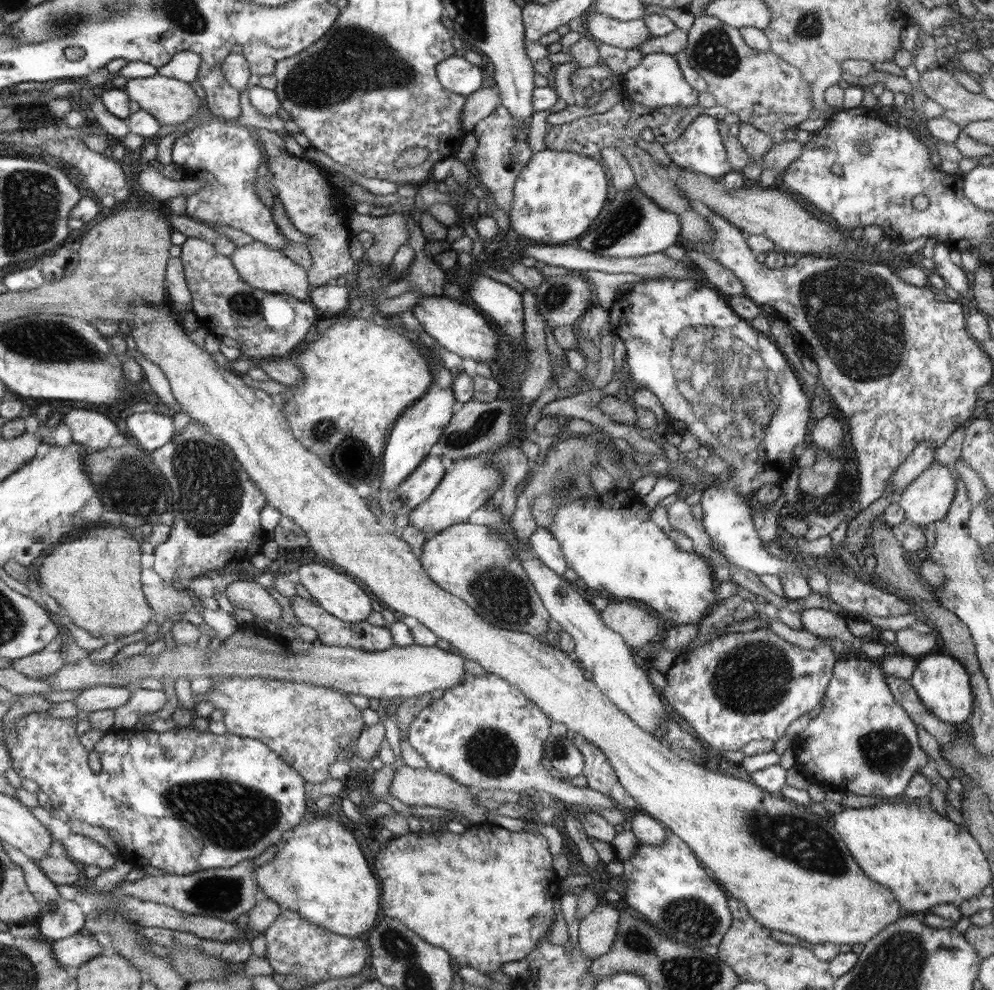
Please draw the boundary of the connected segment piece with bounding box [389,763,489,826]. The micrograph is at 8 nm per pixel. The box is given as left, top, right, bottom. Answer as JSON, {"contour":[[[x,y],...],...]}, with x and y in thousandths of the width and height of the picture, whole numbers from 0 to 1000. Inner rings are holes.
{"contour":[[[403,771],[397,778],[391,801],[407,813],[451,818],[471,826],[473,828],[471,834],[480,834],[489,830],[487,822],[492,819],[482,813],[482,808],[478,808],[476,799],[473,795],[462,792],[461,789],[455,788],[455,785],[449,784],[447,781],[436,779],[433,776],[414,776]]]}

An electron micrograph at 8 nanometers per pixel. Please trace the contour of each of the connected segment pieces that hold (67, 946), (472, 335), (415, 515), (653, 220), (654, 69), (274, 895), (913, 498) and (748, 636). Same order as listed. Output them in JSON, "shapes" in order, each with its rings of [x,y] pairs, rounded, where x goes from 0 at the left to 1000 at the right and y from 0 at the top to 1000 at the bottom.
{"shapes":[[[[79,941],[74,943],[74,945],[50,953],[52,953],[52,959],[54,959],[55,969],[64,978],[73,977],[75,980],[81,974],[95,969],[97,965],[101,965],[103,960],[96,945],[81,944]]],[[[427,298],[422,306],[414,311],[414,316],[422,323],[429,337],[439,343],[443,349],[461,358],[463,362],[473,362],[479,366],[493,366],[501,358],[503,349],[503,339],[497,333],[491,323],[485,323],[485,317],[473,309],[451,299],[431,299]]],[[[498,457],[482,459],[475,463],[465,463],[451,468],[451,475],[446,485],[439,492],[426,509],[423,509],[414,519],[411,519],[411,528],[427,537],[435,534],[435,537],[443,538],[457,529],[471,528],[473,520],[479,515],[486,513],[498,497],[503,495],[506,483],[497,470],[493,470],[489,463],[496,461]]],[[[642,188],[634,192],[622,192],[618,202],[608,209],[608,218],[590,239],[586,238],[579,247],[598,255],[602,259],[638,261],[660,256],[668,256],[672,248],[680,246],[684,238],[684,221],[681,216],[664,210],[652,200]]],[[[657,54],[647,58],[643,67],[628,75],[628,80],[630,81],[628,82],[628,89],[624,94],[630,100],[652,109],[669,106],[688,108],[702,106],[702,93],[688,81],[686,71],[682,67],[682,63],[678,61],[678,57]]],[[[314,823],[310,830],[296,835],[281,855],[281,860],[274,870],[259,877],[255,882],[259,895],[264,899],[263,905],[270,906],[285,917],[286,920],[301,922],[314,933],[323,934],[332,941],[341,942],[342,945],[364,947],[364,943],[373,941],[379,934],[380,921],[382,921],[383,893],[374,883],[370,869],[366,867],[360,848],[354,840],[348,838],[338,828],[328,824]]],[[[940,467],[906,497],[902,508],[911,517],[912,526],[923,530],[936,530],[952,522],[956,510],[960,506],[962,494],[960,477],[954,474],[954,471]]],[[[775,635],[753,638],[726,638],[708,653],[702,653],[678,668],[669,682],[668,705],[698,735],[708,752],[720,758],[744,758],[757,747],[781,749],[790,742],[799,727],[813,721],[831,705],[839,683],[841,663],[836,653],[825,651],[813,657],[803,655]]]]}

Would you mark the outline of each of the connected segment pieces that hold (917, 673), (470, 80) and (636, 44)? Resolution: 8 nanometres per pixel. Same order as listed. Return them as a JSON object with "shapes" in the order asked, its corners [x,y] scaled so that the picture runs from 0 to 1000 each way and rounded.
{"shapes":[[[[946,661],[933,662],[922,672],[915,691],[926,704],[928,711],[943,726],[956,731],[968,731],[977,722],[980,704],[975,690],[975,679],[965,667]]],[[[455,57],[454,60],[447,61],[441,69],[443,86],[471,98],[487,87],[487,71],[477,67],[465,57]]],[[[595,9],[590,15],[590,30],[605,43],[628,51],[642,51],[656,39],[648,20],[624,21]]]]}

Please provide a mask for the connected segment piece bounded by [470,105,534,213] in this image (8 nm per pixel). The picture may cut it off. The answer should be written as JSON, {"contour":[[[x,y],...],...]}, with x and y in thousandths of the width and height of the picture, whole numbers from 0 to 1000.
{"contour":[[[502,106],[495,115],[483,121],[475,132],[481,143],[473,163],[474,171],[477,172],[475,178],[482,180],[484,186],[491,189],[490,194],[496,196],[496,209],[511,215],[515,210],[516,190],[521,177],[537,156],[531,144],[532,125],[531,129],[520,130],[515,115]]]}

